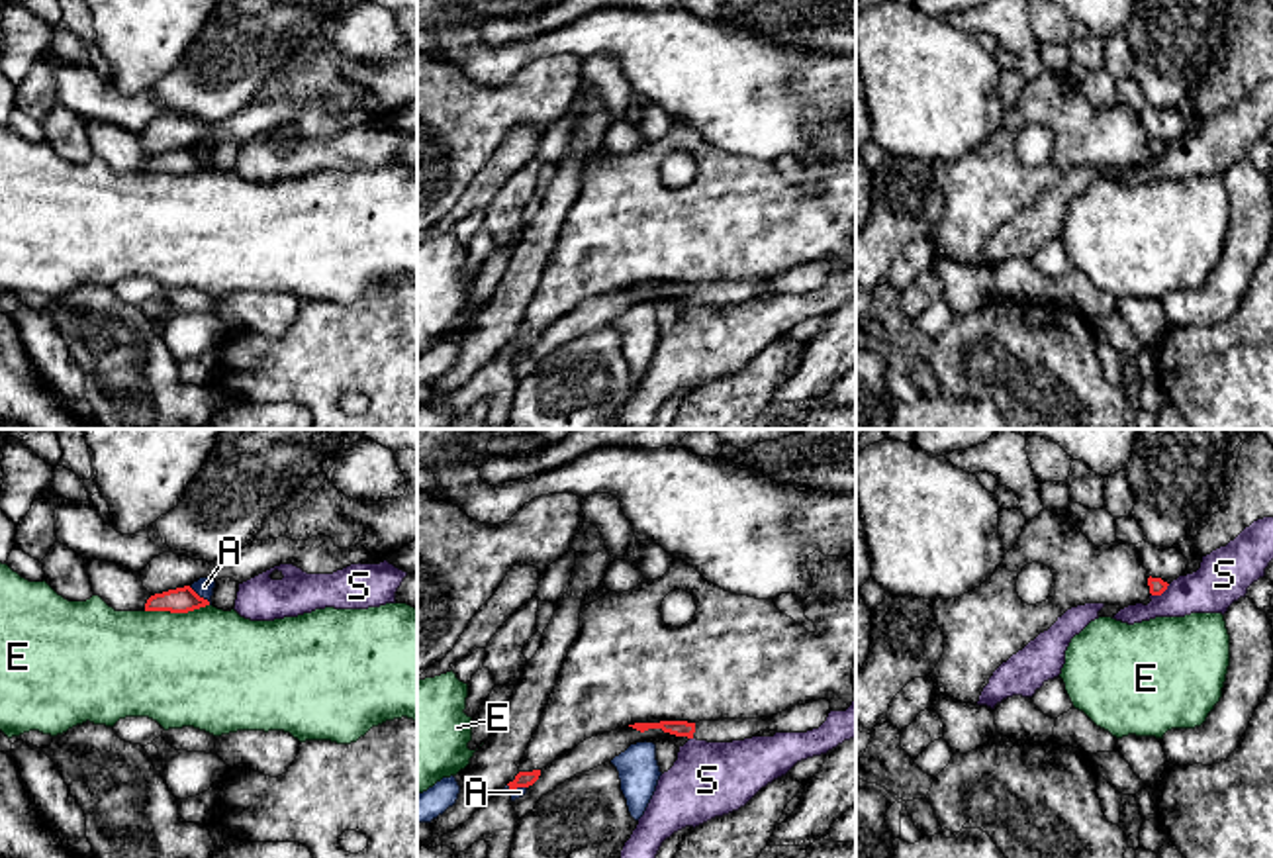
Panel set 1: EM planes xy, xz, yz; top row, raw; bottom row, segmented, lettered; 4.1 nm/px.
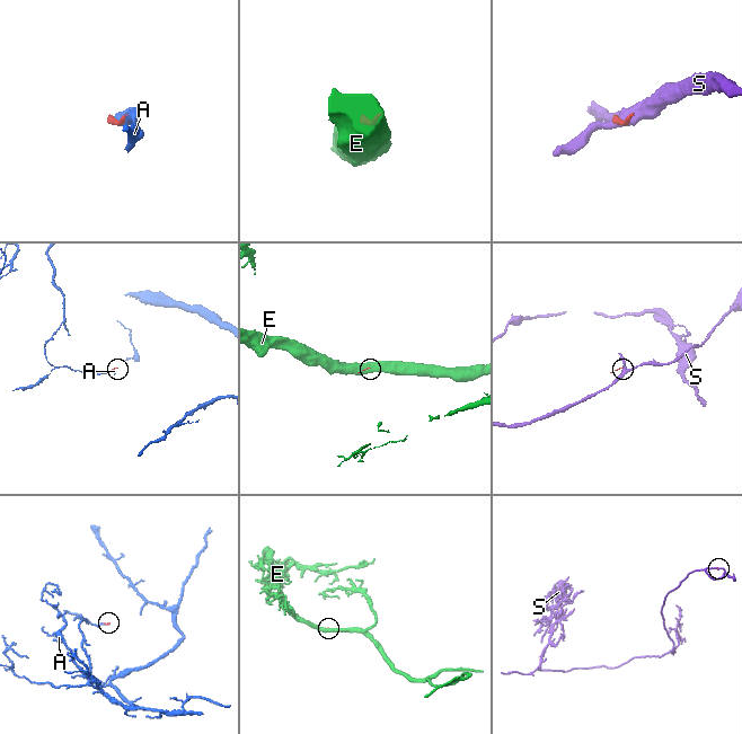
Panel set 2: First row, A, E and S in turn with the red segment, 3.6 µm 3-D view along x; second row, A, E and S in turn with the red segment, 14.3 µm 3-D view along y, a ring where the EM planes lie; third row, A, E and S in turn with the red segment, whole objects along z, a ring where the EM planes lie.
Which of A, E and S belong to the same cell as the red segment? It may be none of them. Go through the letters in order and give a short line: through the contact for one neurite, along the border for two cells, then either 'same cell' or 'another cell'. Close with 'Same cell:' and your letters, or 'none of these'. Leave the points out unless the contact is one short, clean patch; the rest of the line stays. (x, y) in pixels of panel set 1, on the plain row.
A: another cell
E: line xy (208, 165), (187, 173), (145, 173); another cell
S: line yz (1170, 145), (1152, 157); another cell
Same cell: none of these

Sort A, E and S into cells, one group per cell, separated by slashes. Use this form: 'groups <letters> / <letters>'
groups A / E / S

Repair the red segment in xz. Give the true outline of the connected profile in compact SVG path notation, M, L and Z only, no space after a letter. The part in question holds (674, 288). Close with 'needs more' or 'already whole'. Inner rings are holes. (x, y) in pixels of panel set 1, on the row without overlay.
M819 261L805 266L795 266L772 278L758 280L719 280L719 282L660 282L629 286L640 294L648 290L662 290L676 298L687 298L707 304L732 304L758 298L760 292L776 294L807 294L819 290L830 274L830 262Z | needs more

